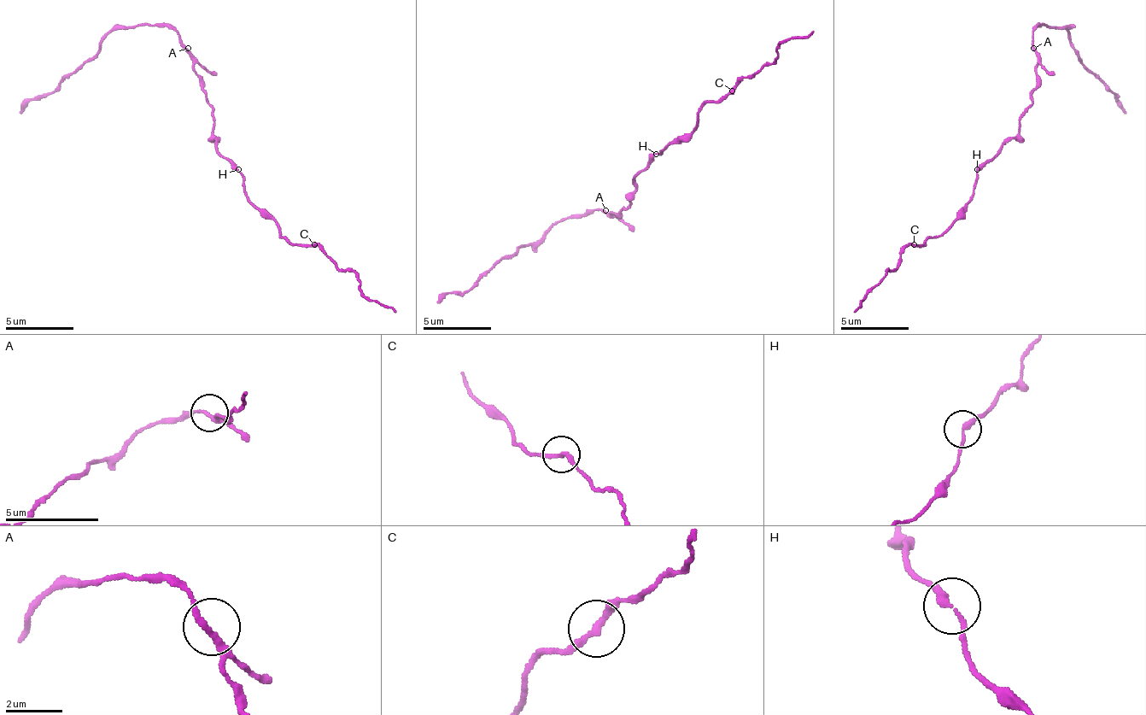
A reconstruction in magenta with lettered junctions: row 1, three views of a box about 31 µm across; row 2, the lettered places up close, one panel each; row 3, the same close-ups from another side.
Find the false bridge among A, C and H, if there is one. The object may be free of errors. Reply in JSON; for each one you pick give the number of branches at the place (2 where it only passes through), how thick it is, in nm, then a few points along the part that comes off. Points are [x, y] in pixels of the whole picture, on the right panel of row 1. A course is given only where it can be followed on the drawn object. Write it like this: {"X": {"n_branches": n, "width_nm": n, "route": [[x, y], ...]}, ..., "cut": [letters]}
{"cut": []}

